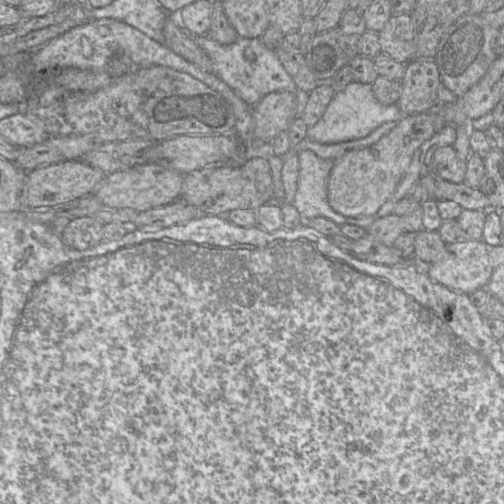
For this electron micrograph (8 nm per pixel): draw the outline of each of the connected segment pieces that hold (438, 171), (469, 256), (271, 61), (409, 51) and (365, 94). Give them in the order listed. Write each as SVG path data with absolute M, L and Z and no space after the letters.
M441 146L434 154L429 173L451 183L462 183L466 170L467 162L458 157L454 146Z
M482 239L448 244L443 253L426 267L426 274L432 280L467 295L486 288L492 272L489 247Z
M207 34L194 36L199 47L209 56L212 70L229 85L235 93L248 105L254 106L265 95L275 91L300 91L292 77L280 62L276 51L265 46L260 38L239 37L231 44L220 44Z
M411 13L391 15L378 35L381 52L403 64L413 59L416 37Z
M352 81L345 89L336 92L324 114L307 130L307 138L322 144L334 144L366 137L380 125L403 117L397 104L384 106L374 96L372 84Z

